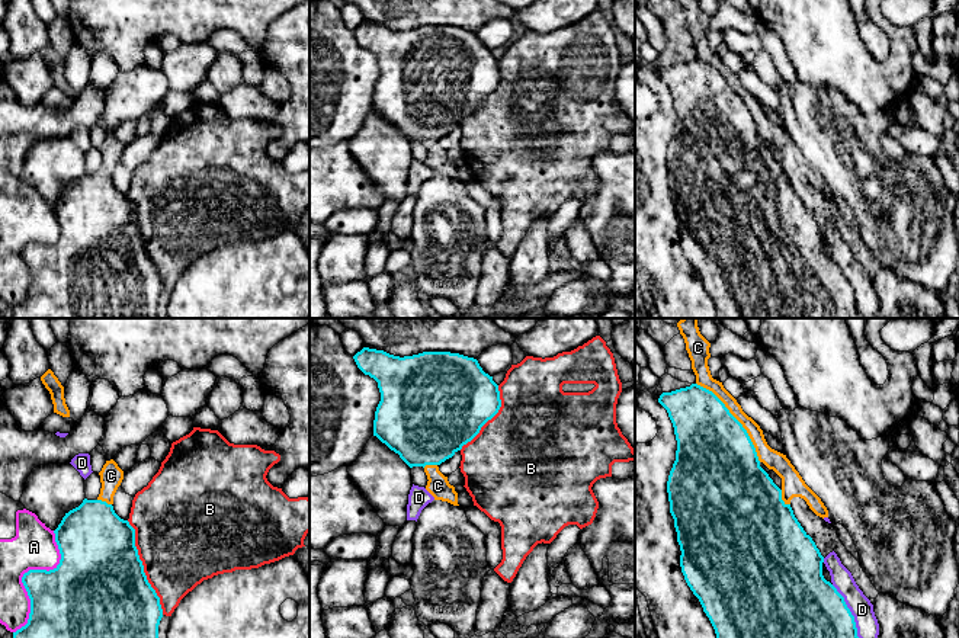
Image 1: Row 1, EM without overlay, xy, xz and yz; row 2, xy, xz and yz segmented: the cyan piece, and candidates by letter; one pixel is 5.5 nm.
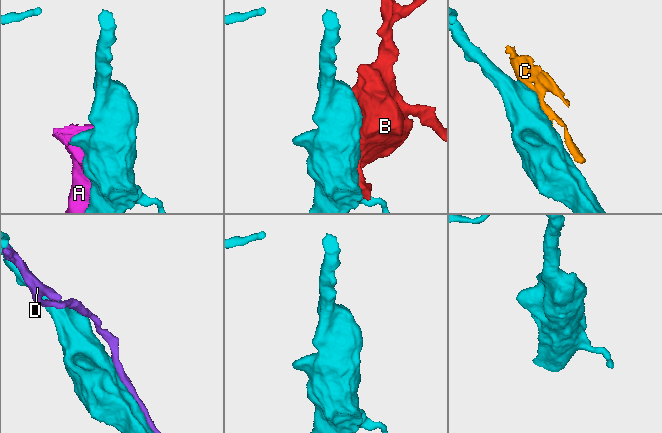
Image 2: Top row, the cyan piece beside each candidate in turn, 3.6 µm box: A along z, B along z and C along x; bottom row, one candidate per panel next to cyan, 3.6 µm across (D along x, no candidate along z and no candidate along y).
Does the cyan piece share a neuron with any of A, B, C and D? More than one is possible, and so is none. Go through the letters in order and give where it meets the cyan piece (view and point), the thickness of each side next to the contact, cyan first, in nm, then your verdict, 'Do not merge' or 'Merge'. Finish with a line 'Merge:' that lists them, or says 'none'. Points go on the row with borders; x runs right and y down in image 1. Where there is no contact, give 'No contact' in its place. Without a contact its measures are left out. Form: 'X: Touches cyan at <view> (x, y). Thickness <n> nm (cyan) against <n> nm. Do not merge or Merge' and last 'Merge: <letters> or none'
A: Touches cyan at xy (28, 571). Thickness 360 nm (cyan) against 240 nm. Do not merge
B: Touches cyan at xy (143, 567). Thickness 500 nm (cyan) against 480 nm. Do not merge
C: Touches cyan at yz (735, 419). Thickness 440 nm (cyan) against 90 nm. Merge
D: Touches cyan at yz (849, 611). Thickness 360 nm (cyan) against 120 nm. Do not merge
Merge: C

